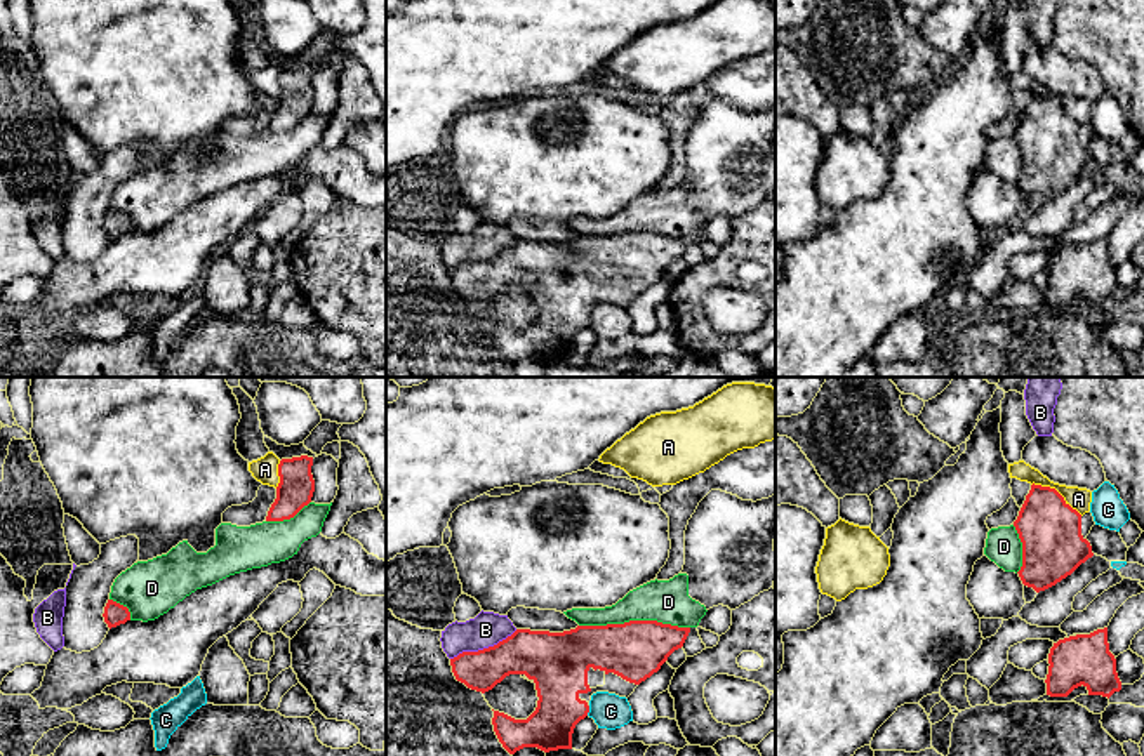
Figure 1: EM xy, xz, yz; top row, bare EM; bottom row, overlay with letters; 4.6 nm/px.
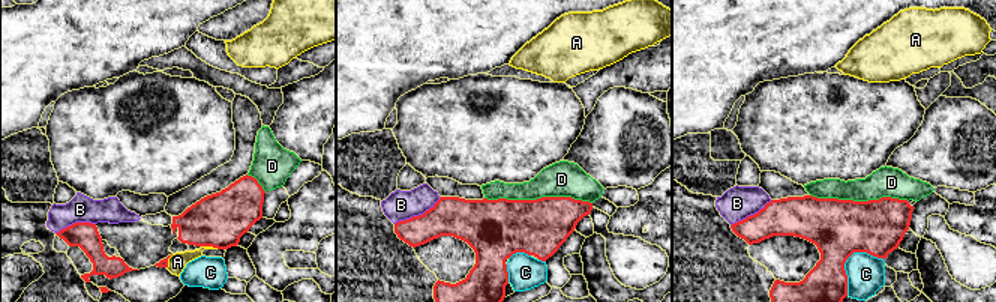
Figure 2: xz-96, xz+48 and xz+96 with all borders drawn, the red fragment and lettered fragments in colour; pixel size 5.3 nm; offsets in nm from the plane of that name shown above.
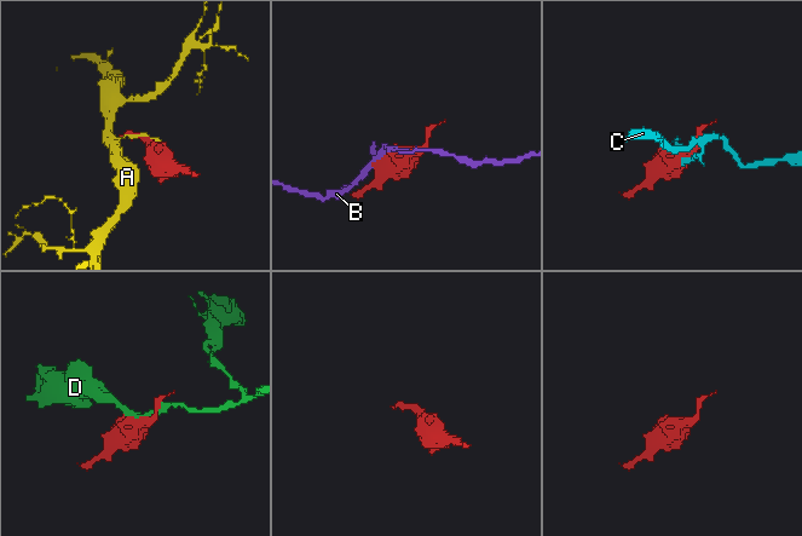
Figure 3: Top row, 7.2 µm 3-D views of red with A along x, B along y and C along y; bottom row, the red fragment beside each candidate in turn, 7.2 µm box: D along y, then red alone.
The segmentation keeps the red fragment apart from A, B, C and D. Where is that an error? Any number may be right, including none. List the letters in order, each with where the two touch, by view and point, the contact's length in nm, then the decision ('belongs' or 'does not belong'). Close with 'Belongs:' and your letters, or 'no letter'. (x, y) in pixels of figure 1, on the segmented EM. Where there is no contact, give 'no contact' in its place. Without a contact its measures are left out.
A: yz (1057, 492) | 280 nm | does not belong
B: xz (484, 649) | 340 nm | does not belong
C: xz (588, 711) | 50 nm | does not belong
D: xz (635, 621) | 500 nm | does not belong
Belongs: no letter

